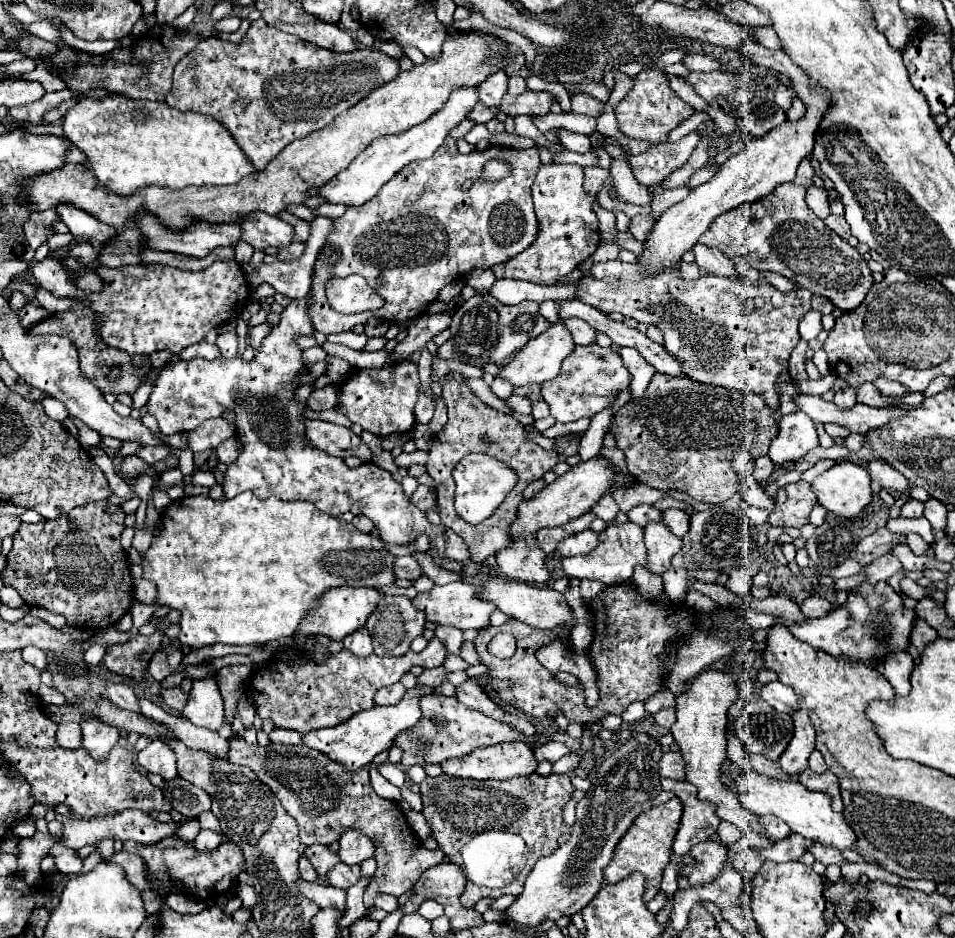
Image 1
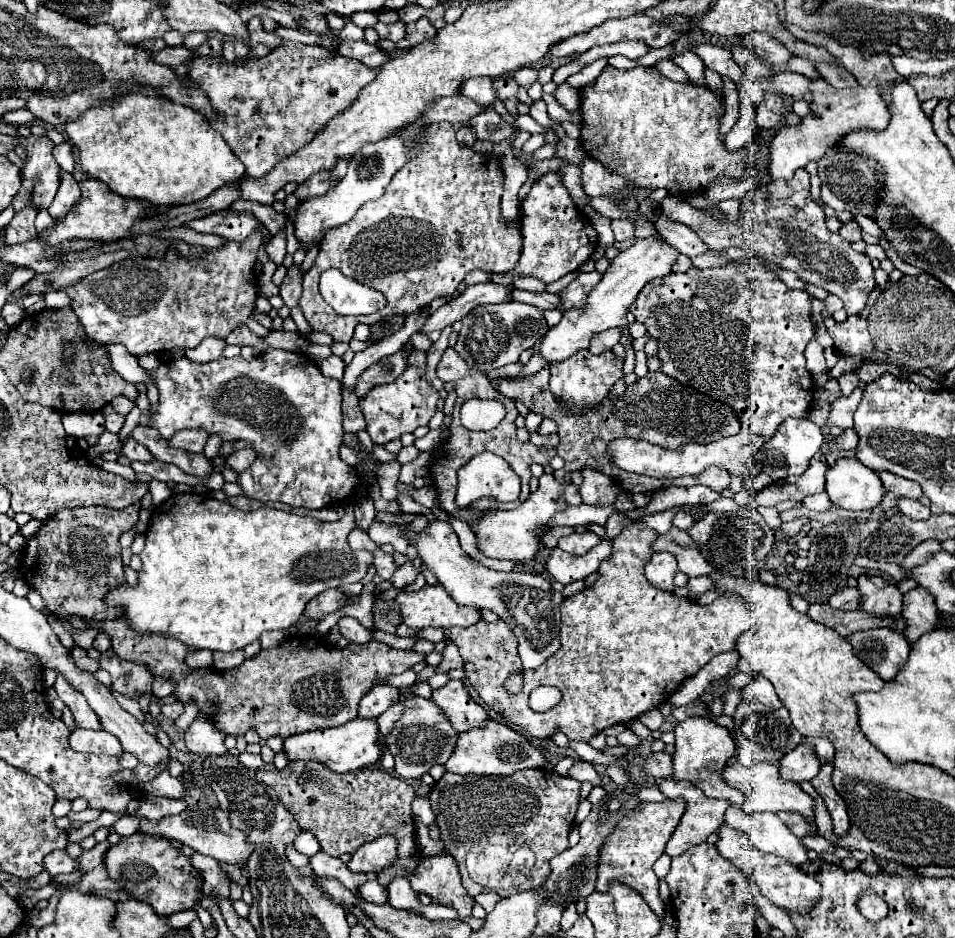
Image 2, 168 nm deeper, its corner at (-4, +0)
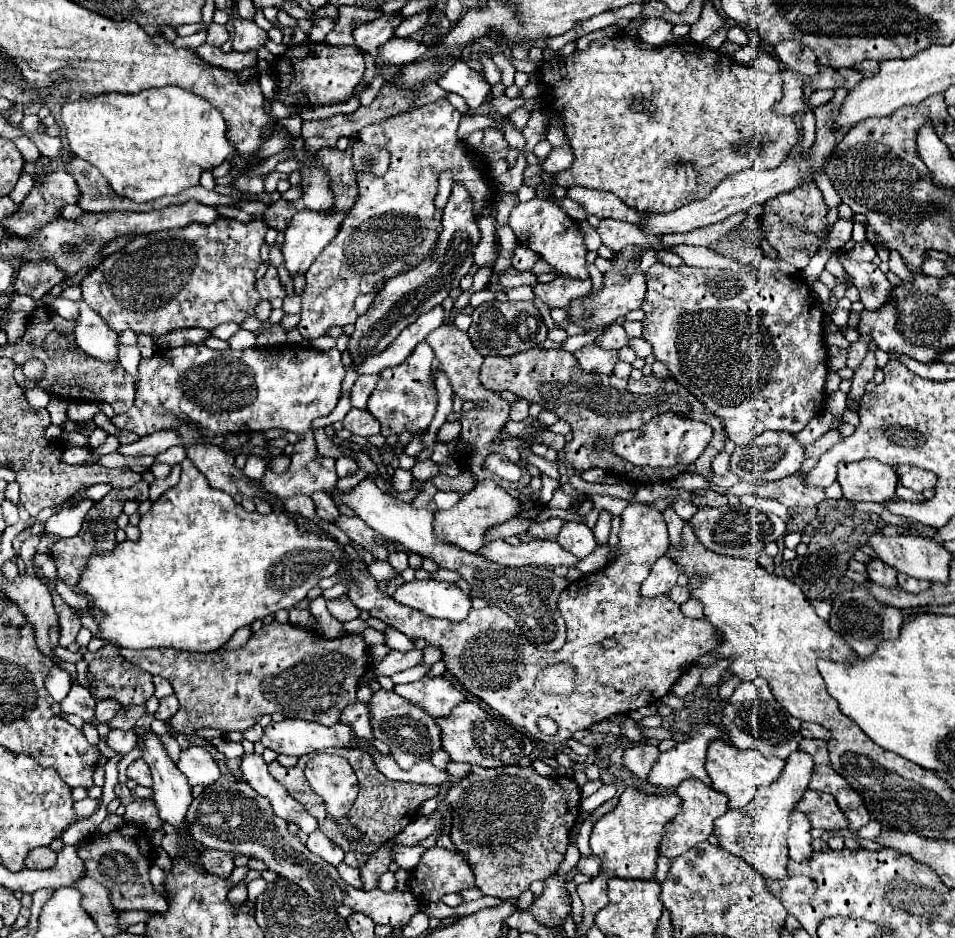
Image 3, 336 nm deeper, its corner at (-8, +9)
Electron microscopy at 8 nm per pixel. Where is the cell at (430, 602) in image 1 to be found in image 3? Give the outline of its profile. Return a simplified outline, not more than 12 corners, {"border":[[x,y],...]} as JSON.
{"border":[[410,581],[392,595],[430,617],[464,621],[472,599],[454,583]]}

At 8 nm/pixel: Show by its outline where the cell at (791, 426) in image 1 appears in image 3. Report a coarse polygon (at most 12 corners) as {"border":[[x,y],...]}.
{"border":[[764,431],[746,453],[736,447],[730,471],[742,481],[796,473],[806,447],[788,431]]}

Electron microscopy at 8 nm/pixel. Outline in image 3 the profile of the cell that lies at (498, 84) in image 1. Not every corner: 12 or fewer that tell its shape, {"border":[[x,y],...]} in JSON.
{"border":[[456,61],[438,85],[478,109],[490,95],[482,71]]}

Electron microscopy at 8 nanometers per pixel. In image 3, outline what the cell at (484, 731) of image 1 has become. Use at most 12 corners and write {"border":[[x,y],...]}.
{"border":[[380,689],[372,695],[376,739],[402,769],[442,747],[422,707]]}

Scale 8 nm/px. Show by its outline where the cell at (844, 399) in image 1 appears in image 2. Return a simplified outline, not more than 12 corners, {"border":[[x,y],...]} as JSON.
{"border":[[846,372],[838,378],[842,394],[848,394],[858,386],[858,374]]}

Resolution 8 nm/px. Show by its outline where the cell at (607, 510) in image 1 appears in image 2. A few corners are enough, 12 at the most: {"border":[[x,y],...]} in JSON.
{"border":[[568,506],[550,526],[606,524],[612,506]]}

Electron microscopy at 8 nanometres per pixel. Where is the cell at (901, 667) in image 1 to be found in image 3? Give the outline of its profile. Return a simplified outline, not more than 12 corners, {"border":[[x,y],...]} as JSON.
{"border":[[862,587],[832,599],[830,627],[862,659],[898,639],[900,609]]}

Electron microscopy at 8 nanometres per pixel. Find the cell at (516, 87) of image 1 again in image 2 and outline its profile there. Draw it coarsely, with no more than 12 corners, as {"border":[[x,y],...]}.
{"border":[[512,76],[494,80],[500,100],[514,96],[518,84]]}

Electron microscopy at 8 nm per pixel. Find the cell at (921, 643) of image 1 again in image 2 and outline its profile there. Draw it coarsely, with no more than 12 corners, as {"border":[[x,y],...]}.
{"border":[[916,586],[904,594],[910,644],[938,624],[934,598]]}

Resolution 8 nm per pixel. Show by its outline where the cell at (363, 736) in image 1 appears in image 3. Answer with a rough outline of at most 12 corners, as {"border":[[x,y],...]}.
{"border":[[304,719],[266,727],[262,745],[302,757],[350,747],[348,723],[326,727]]}

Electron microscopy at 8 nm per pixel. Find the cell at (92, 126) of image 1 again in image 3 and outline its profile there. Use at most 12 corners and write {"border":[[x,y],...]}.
{"border":[[180,87],[62,105],[76,157],[144,203],[236,155]]}

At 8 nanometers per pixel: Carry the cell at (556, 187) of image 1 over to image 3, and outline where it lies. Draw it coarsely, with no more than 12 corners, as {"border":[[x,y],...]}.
{"border":[[546,185],[510,227],[556,271],[588,277],[580,223]]}

